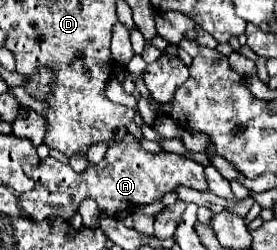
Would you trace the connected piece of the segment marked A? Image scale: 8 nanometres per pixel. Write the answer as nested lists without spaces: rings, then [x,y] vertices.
[[[127,133],[123,141],[109,145],[109,151],[105,153],[103,161],[77,173],[68,164],[59,163],[53,157],[41,160],[39,167],[25,165],[25,174],[34,180],[35,186],[31,191],[19,195],[19,205],[23,213],[33,221],[43,221],[49,217],[61,217],[69,219],[79,207],[79,203],[85,197],[93,197],[101,211],[107,211],[109,215],[115,215],[117,209],[131,211],[137,205],[153,203],[161,199],[165,193],[173,191],[177,183],[193,187],[193,189],[207,189],[207,181],[203,175],[203,167],[187,157],[175,155],[175,153],[149,153],[141,149],[139,141]]]

